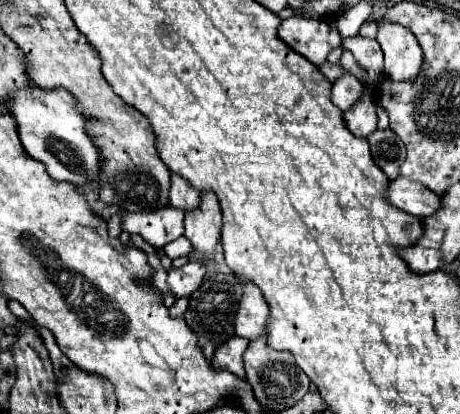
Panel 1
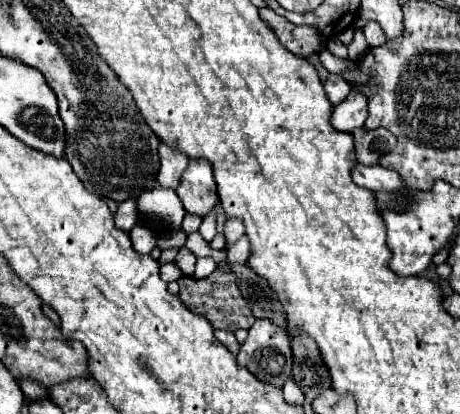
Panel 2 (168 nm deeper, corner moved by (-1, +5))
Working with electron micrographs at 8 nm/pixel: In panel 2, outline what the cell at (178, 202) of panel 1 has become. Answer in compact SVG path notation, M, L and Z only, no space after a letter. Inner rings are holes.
M160 142L158 146L158 156L160 156L160 170L156 174L158 182L164 188L172 188L176 190L176 186L180 184L180 174L186 170L188 166L188 158L186 154L180 154L180 150L174 150L172 146L166 146L164 142Z

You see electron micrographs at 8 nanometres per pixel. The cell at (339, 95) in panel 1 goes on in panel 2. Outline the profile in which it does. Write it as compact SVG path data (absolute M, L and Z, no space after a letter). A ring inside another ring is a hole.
M328 74L326 82L324 82L324 90L326 90L328 100L330 100L332 104L340 104L340 102L350 94L348 84L346 84L344 78L340 78L338 74Z

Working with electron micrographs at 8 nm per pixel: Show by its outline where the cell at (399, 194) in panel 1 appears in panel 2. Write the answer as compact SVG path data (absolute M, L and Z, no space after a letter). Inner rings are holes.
M356 164L352 168L352 182L356 182L358 186L364 186L372 192L380 192L380 190L398 190L400 186L404 186L404 182L400 180L400 176L388 168L382 166L364 166L364 164Z

